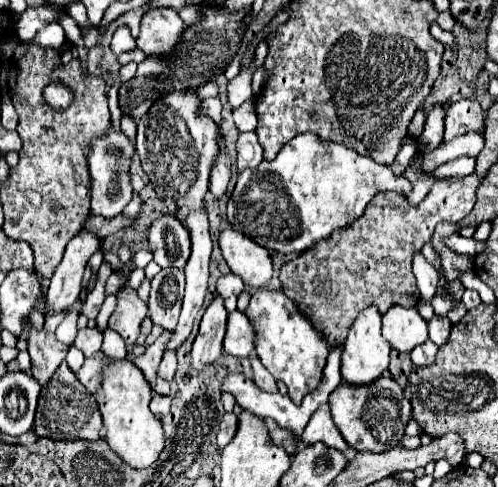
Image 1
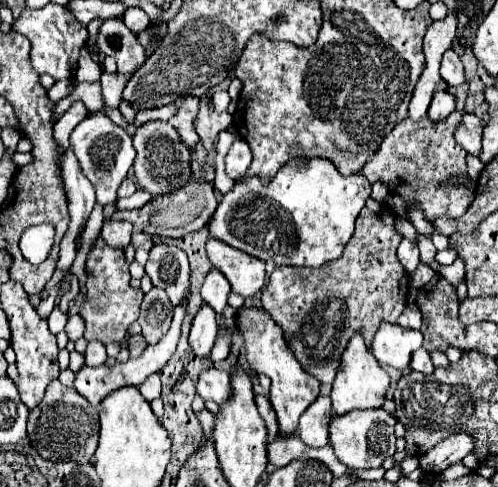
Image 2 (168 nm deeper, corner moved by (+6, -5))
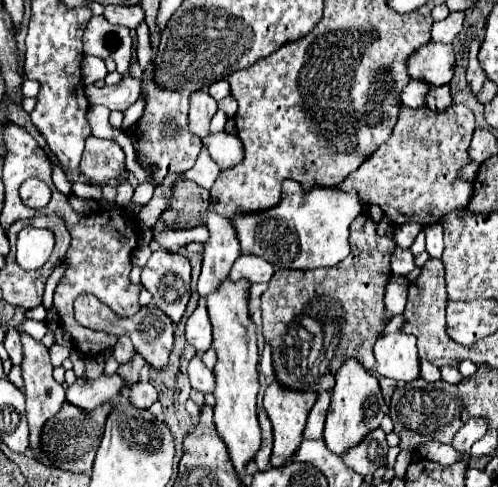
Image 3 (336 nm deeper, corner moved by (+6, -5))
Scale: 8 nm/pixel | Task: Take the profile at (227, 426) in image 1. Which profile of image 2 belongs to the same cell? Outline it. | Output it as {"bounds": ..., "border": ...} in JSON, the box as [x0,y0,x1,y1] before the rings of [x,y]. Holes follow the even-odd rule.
{"bounds":[196,410,214,436],"border":[[[200,410],[196,412],[196,418],[200,420],[202,424],[202,430],[206,436],[212,436],[212,426],[214,426],[214,414],[210,414],[208,410]]]}

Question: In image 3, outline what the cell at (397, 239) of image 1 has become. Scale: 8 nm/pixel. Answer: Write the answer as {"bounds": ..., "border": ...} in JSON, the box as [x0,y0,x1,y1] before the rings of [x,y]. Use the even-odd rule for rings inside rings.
{"bounds":[262,212,396,394],"border":[[[362,212],[350,226],[350,248],[350,256],[334,268],[278,270],[268,284],[268,290],[262,294],[264,338],[272,346],[276,378],[288,388],[312,390],[316,394],[332,390],[336,370],[352,356],[356,356],[368,370],[372,370],[376,364],[372,346],[388,324],[384,294],[392,276],[390,256],[396,248],[396,242],[390,236],[378,236],[374,220],[368,212]]]}

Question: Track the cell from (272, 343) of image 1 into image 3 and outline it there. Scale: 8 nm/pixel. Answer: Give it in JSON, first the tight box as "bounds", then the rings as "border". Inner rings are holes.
{"bounds":[264,378,316,468],"border":[[[276,378],[266,388],[264,408],[266,408],[266,414],[268,414],[272,428],[274,428],[274,450],[272,450],[272,456],[270,456],[272,466],[278,468],[284,462],[290,462],[292,454],[296,452],[298,444],[302,442],[302,430],[304,430],[304,424],[306,424],[306,416],[308,416],[310,408],[314,406],[314,402],[316,402],[316,394],[302,392],[302,390],[284,390],[284,386],[280,386],[280,382],[276,382]]]}

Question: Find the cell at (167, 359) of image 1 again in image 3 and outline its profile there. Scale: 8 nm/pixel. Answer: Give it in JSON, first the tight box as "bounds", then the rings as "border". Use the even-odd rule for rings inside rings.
{"bounds":[130,380,158,408],"border":[[[140,380],[136,386],[130,386],[130,398],[138,408],[150,408],[158,400],[158,392],[148,380]]]}

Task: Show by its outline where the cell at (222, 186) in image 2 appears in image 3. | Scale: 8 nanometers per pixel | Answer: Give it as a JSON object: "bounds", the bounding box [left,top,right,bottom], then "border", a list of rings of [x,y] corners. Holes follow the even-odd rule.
{"bounds":[198,208,242,298],"border":[[[210,208],[206,224],[210,228],[210,240],[204,244],[204,262],[198,280],[198,294],[202,298],[220,288],[220,284],[228,278],[232,262],[242,254],[236,232],[226,218],[220,218],[220,214]]]}

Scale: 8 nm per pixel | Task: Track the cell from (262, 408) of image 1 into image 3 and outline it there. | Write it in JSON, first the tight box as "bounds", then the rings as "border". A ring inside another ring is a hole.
{"bounds":[188,356,216,394],"border":[[[194,356],[194,358],[190,360],[190,364],[188,364],[188,374],[190,374],[190,384],[192,384],[194,390],[200,390],[202,394],[208,394],[208,392],[214,390],[214,386],[216,386],[216,376],[214,376],[212,370],[208,370],[208,368],[202,364],[200,356]]]}

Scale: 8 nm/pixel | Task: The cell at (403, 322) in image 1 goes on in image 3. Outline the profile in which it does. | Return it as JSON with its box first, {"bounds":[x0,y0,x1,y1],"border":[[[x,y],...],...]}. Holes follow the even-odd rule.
{"bounds":[374,332,420,382],"border":[[[404,332],[386,334],[374,344],[378,374],[402,382],[410,382],[420,376],[416,338]]]}

